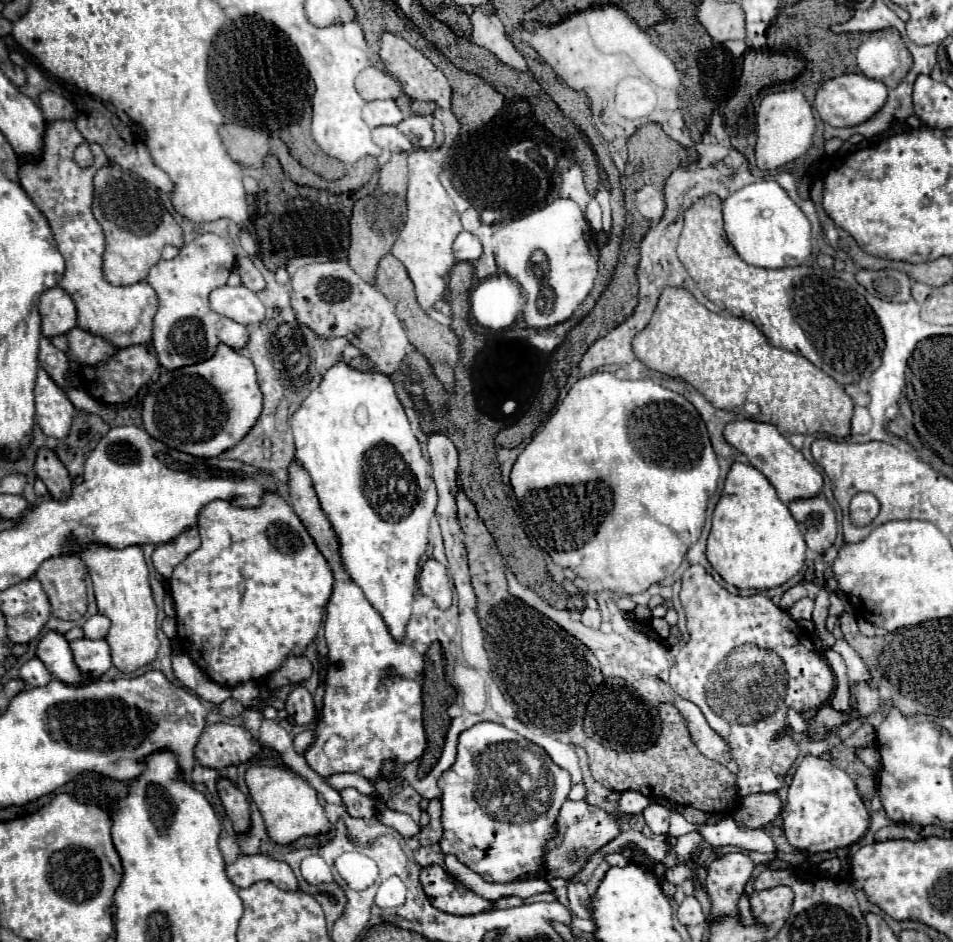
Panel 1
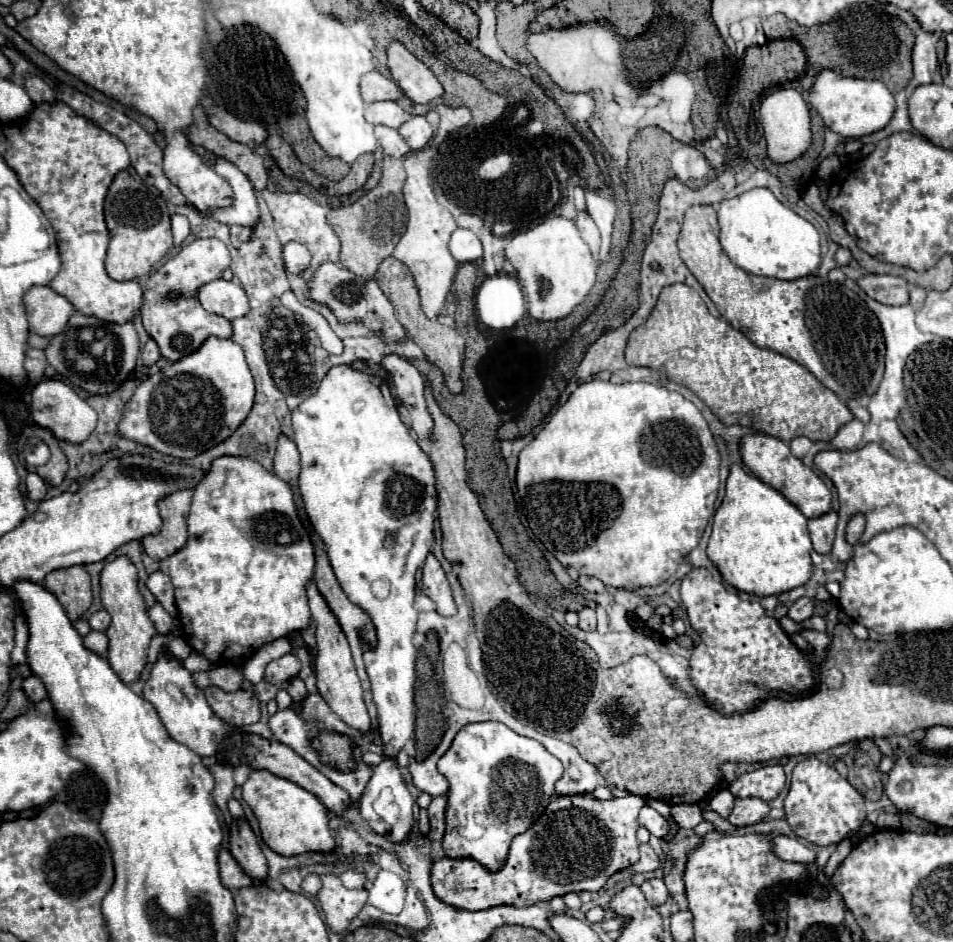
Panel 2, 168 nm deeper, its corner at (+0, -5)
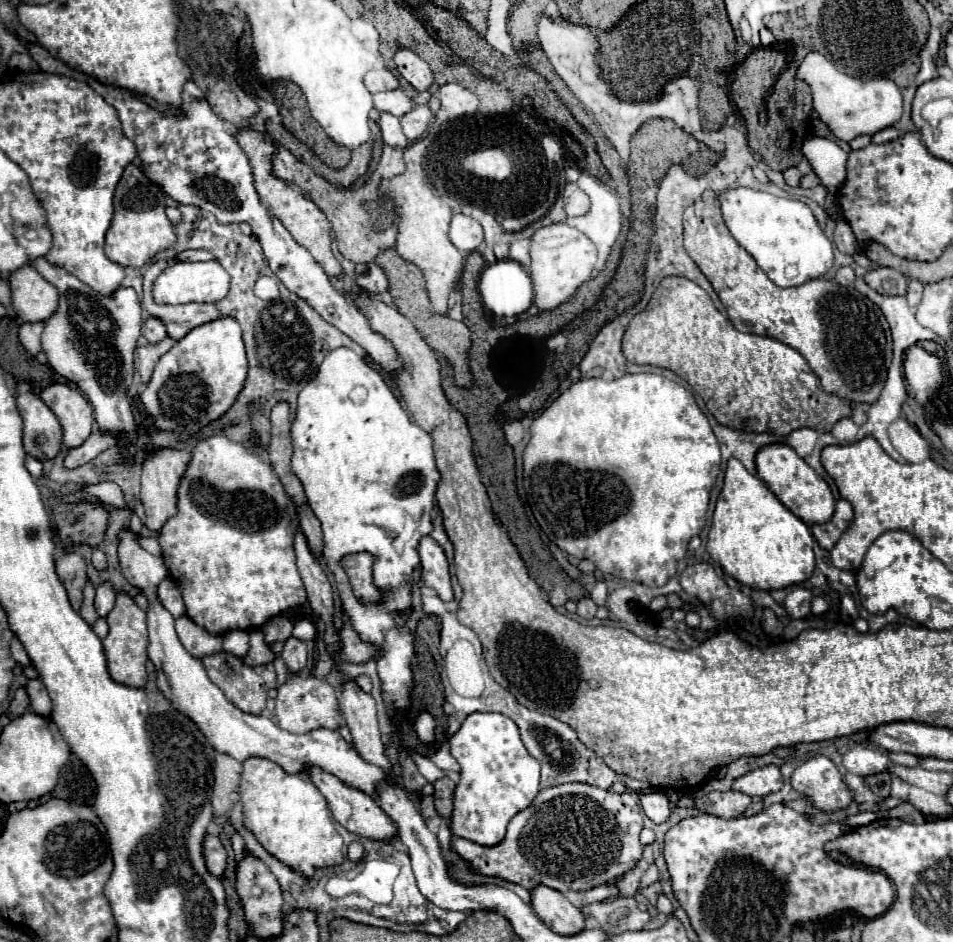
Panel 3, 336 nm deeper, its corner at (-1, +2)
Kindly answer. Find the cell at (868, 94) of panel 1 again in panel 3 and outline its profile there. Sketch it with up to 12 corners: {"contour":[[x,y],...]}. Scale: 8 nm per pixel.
{"contour":[[820,53],[796,79],[842,141],[874,135],[902,115],[894,81],[850,77]]}

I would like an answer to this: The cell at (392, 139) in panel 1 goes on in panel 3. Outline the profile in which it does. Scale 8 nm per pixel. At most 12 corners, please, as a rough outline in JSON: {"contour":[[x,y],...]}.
{"contour":[[382,113],[378,125],[390,147],[408,145],[398,117]]}

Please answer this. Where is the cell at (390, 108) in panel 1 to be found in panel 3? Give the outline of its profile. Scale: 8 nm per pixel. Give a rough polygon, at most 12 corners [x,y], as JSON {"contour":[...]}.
{"contour":[[402,89],[376,93],[372,97],[378,111],[396,117],[414,109]]}

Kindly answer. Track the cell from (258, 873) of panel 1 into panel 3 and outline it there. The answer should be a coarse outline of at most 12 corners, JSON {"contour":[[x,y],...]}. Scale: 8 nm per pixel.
{"contour":[[216,835],[204,841],[206,867],[214,877],[226,871],[228,853]]}

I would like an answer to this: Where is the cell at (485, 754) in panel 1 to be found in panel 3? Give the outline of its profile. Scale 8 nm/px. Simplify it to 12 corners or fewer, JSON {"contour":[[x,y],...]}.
{"contour":[[502,713],[450,739],[452,835],[498,845],[540,791],[540,763]]}

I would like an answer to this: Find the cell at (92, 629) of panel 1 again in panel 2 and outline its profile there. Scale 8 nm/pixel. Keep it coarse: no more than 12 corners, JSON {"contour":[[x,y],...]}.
{"contour":[[105,610],[89,618],[93,630],[105,632],[111,624],[111,616]]}

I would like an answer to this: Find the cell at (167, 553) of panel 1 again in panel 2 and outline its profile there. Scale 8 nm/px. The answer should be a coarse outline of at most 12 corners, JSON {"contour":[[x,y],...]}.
{"contour":[[193,490],[159,500],[163,528],[143,538],[153,560],[163,560],[187,542]]}

